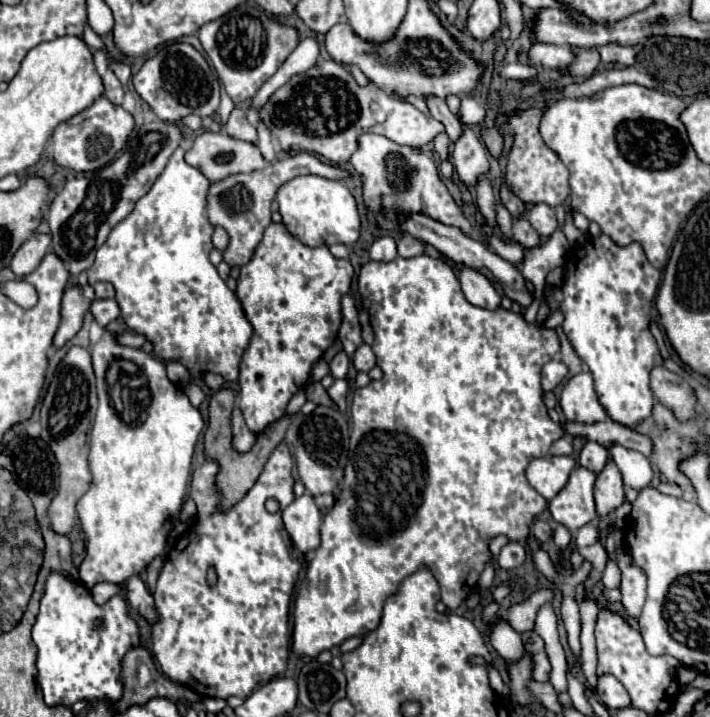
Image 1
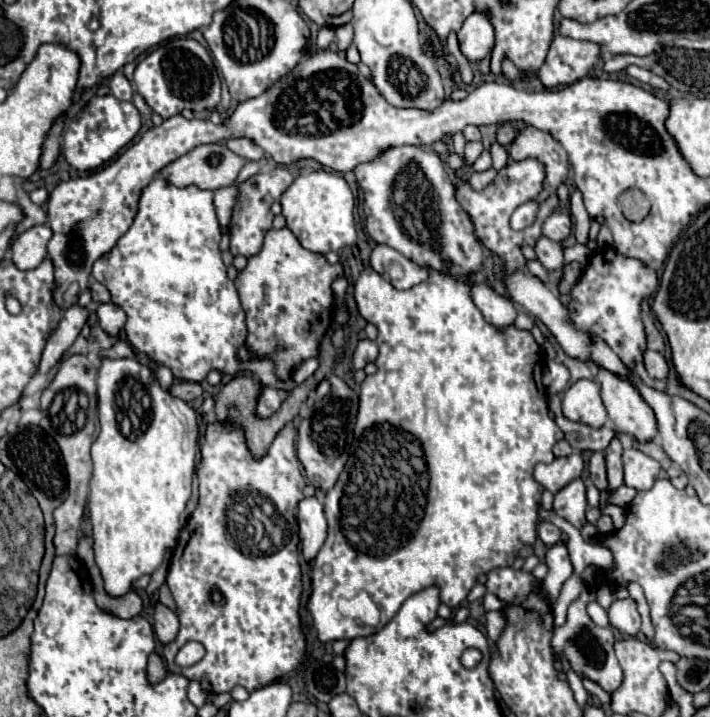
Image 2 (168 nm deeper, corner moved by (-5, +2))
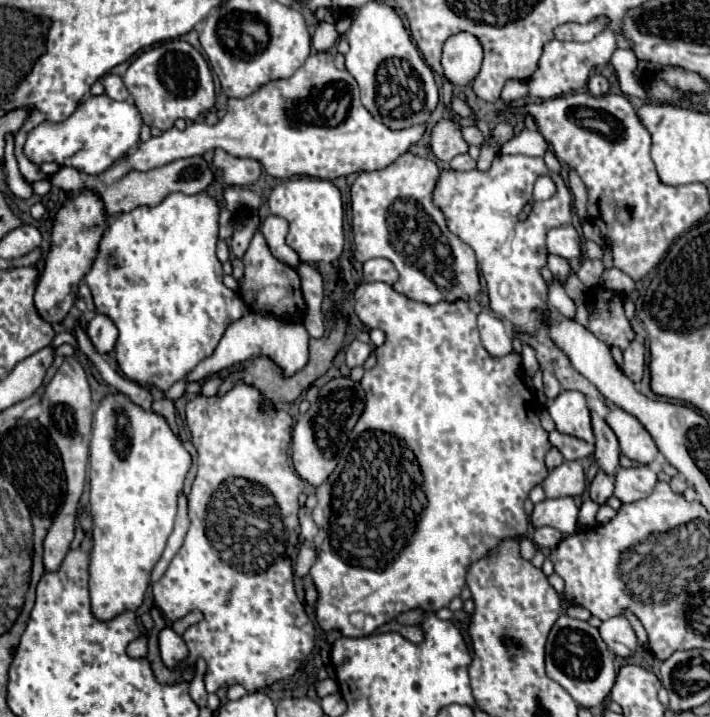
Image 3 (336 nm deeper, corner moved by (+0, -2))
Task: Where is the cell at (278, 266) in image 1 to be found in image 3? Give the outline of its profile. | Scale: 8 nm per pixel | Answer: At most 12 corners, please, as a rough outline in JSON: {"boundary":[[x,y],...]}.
{"boundary":[[261,232],[243,256],[239,294],[259,316],[303,322],[301,278]]}

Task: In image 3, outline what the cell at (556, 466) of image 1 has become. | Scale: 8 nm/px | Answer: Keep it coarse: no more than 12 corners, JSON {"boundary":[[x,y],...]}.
{"boundary":[[577,460],[563,462],[543,480],[547,498],[579,496],[585,474]]}

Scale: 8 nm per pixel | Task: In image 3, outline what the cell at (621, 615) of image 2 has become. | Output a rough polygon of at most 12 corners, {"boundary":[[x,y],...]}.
{"boundary":[[625,616],[599,626],[609,650],[621,658],[637,650],[637,636]]}

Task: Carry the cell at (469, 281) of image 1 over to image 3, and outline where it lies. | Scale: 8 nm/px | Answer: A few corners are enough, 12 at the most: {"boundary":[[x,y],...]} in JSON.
{"boundary":[[483,310],[479,324],[491,356],[513,350],[511,334],[499,316]]}

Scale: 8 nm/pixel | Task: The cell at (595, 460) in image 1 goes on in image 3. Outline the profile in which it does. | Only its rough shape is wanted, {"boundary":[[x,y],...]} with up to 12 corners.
{"boundary":[[605,472],[597,474],[589,486],[591,500],[605,504],[613,494],[613,482]]}

